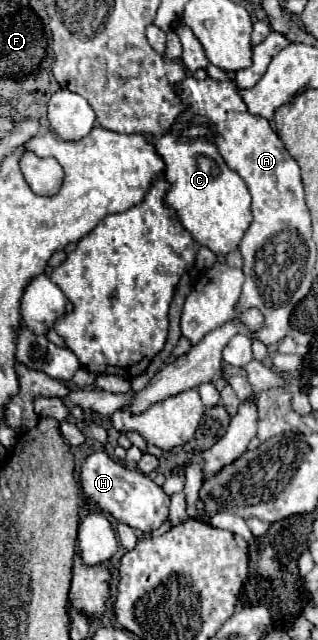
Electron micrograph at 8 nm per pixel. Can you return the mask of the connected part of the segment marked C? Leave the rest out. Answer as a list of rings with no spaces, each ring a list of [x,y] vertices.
[[[163,134],[155,140],[155,146],[167,164],[163,176],[171,184],[165,202],[177,210],[181,224],[201,246],[207,246],[217,256],[227,256],[229,252],[237,250],[245,230],[253,222],[251,194],[243,178],[227,168],[209,138],[179,142],[173,134]]]

